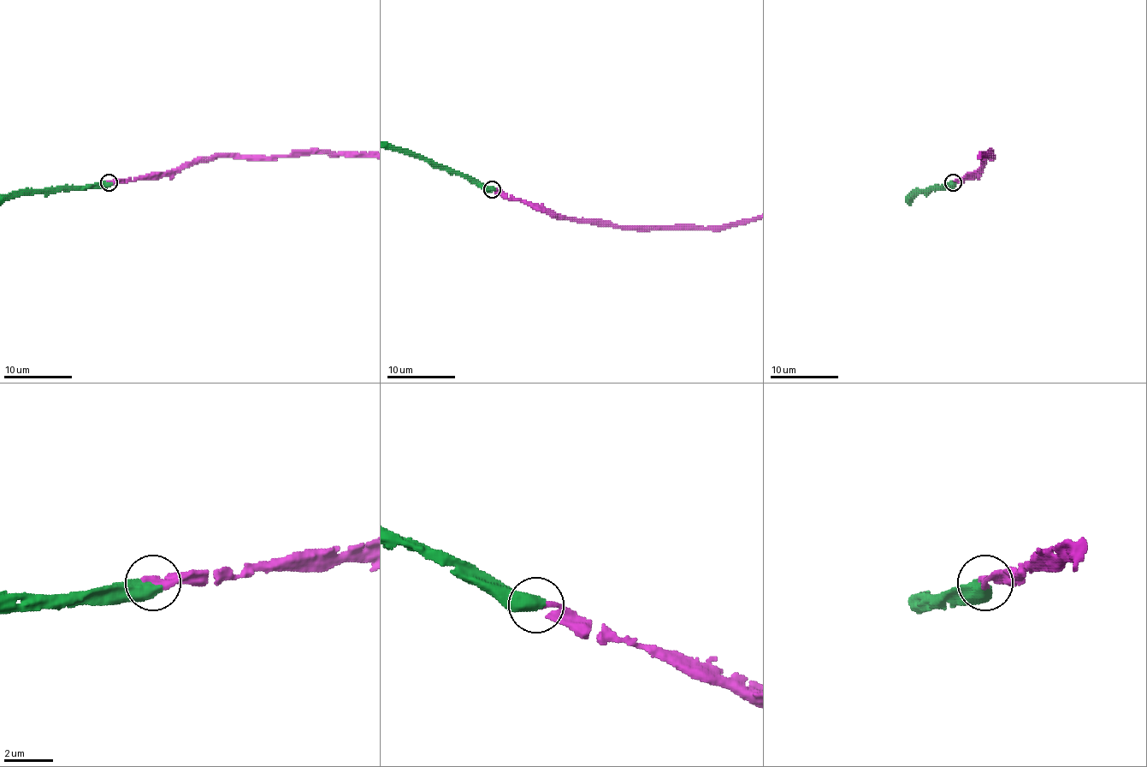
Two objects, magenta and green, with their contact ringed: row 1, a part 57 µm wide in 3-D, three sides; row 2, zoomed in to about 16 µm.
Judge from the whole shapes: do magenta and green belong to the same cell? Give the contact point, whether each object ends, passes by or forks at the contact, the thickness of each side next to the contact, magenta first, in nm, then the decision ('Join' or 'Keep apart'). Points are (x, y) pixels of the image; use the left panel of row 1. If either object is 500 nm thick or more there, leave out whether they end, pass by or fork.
Place: (109, 182). Thickness 320 nm (magenta) against 600 nm. Join

